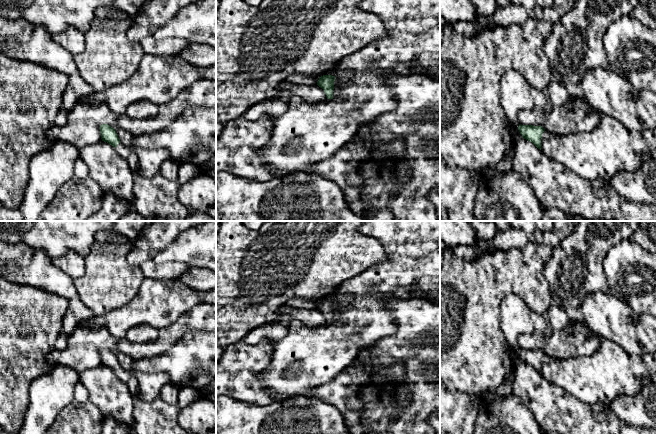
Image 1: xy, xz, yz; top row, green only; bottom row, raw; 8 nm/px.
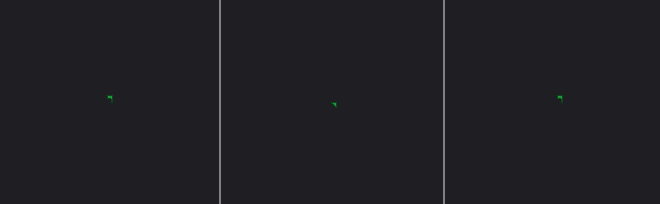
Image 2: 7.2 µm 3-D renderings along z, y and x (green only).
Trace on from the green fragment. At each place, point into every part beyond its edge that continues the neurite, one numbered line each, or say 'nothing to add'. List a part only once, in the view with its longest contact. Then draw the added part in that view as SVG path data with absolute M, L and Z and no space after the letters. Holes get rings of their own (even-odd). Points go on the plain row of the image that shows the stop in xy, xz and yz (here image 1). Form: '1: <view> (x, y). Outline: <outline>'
1: xy (156, 416). Outline: M119 367L114 376L129 387L133 406L134 434L188 434L178 424L180 408L166 403L161 397L143 402L134 398L136 379L134 375Z

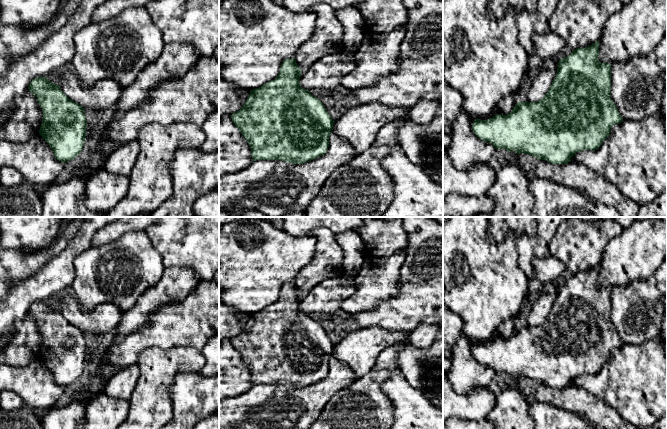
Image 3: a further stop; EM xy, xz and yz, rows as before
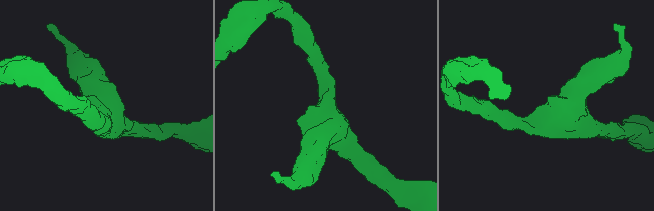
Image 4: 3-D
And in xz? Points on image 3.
nothing to add

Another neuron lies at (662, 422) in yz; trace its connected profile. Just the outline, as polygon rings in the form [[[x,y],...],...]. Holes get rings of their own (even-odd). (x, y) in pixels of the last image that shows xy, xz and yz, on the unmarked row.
[[[667,415],[662,416],[656,423],[652,426],[648,426],[643,429],[667,429]]]

